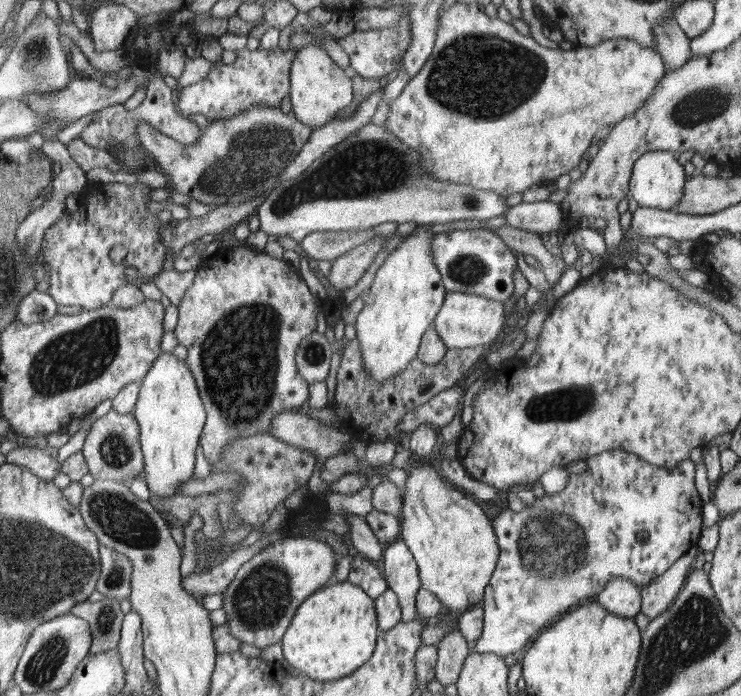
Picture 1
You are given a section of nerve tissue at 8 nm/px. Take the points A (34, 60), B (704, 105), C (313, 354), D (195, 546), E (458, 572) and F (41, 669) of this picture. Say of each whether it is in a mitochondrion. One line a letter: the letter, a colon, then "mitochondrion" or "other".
A: mitochondrion
B: mitochondrion
C: mitochondrion
D: other
E: other
F: mitochondrion

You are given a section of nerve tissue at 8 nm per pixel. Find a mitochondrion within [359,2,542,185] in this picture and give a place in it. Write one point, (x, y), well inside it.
(386, 46)

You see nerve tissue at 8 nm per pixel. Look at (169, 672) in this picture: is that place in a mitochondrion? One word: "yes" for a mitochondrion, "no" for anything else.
no

